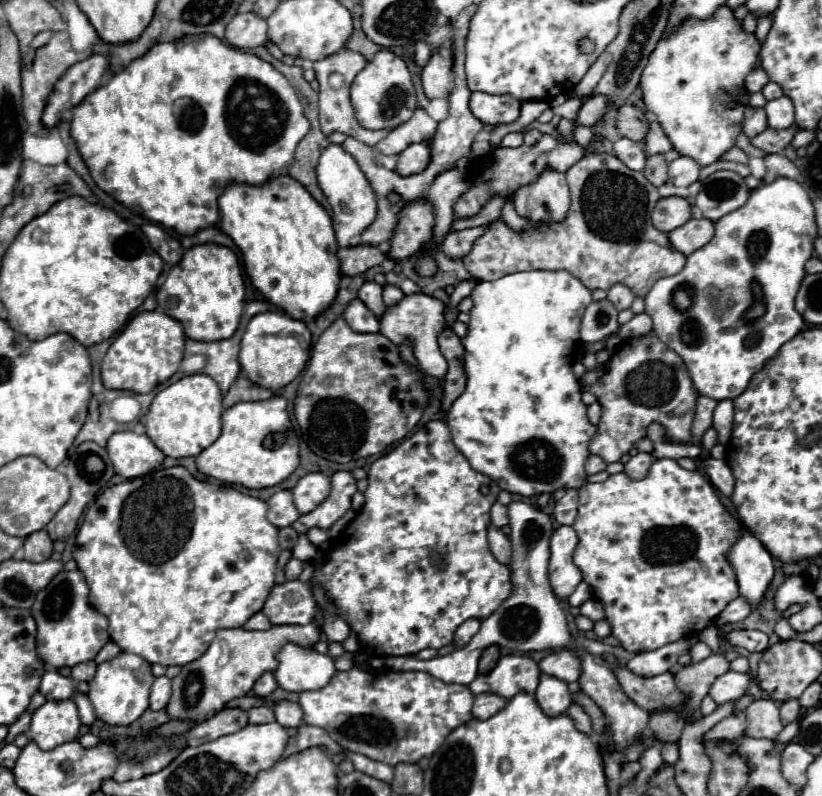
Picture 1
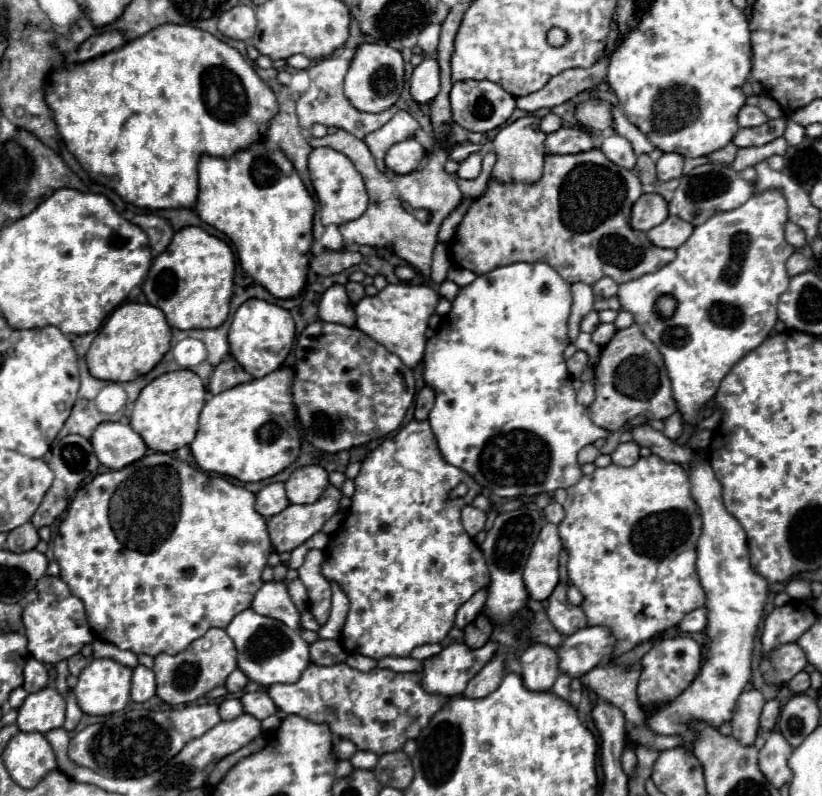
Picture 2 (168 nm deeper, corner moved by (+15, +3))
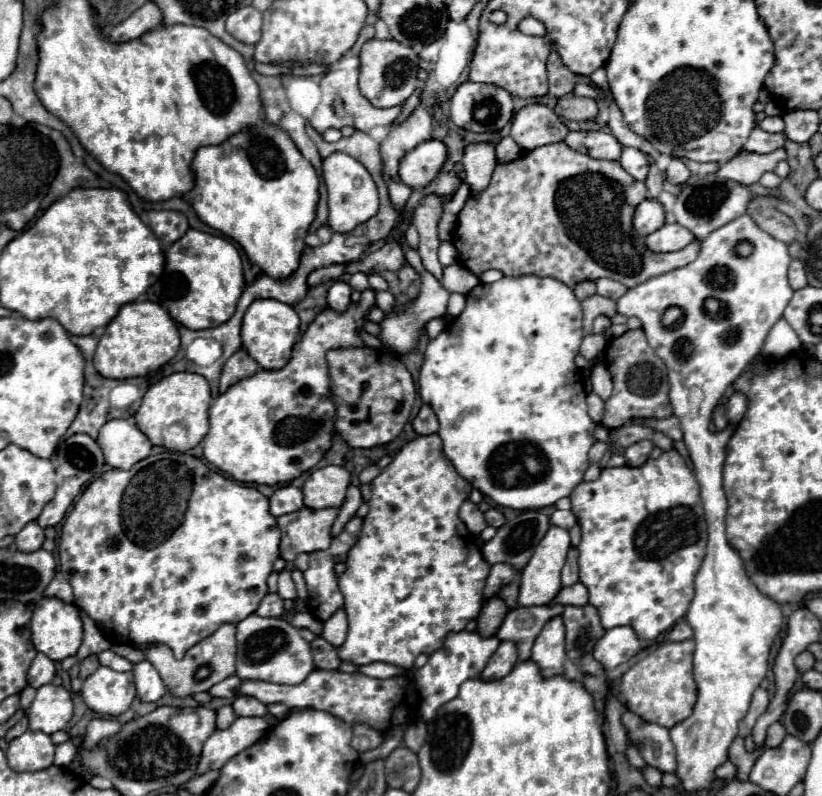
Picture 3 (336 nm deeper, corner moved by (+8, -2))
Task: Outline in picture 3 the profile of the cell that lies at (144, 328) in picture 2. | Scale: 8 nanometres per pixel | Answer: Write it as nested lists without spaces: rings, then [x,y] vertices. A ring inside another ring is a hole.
[[[151,301],[127,303],[121,307],[119,315],[107,325],[97,349],[95,349],[95,369],[107,379],[131,379],[145,377],[157,371],[167,361],[171,361],[179,351],[179,329],[177,323],[167,315],[167,311]]]

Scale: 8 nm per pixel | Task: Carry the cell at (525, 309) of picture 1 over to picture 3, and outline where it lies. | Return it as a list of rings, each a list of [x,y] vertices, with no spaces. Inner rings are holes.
[[[519,275],[519,277],[503,277],[495,283],[481,283],[467,295],[467,307],[463,313],[453,319],[437,339],[429,341],[421,375],[419,375],[419,395],[425,403],[433,407],[439,417],[439,437],[443,439],[443,453],[453,463],[457,473],[467,479],[475,489],[491,497],[497,505],[509,509],[543,509],[553,505],[557,499],[567,497],[581,481],[589,467],[587,451],[595,443],[593,431],[597,423],[587,413],[583,372],[579,372],[575,365],[575,355],[579,353],[579,345],[583,341],[581,335],[581,319],[583,307],[577,301],[573,289],[553,277],[537,277],[537,275]]]

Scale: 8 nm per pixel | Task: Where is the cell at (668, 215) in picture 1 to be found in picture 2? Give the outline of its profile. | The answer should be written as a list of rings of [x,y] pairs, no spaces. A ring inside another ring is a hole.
[[[642,194],[634,206],[630,216],[630,226],[634,230],[650,230],[668,218],[668,202],[660,194]]]

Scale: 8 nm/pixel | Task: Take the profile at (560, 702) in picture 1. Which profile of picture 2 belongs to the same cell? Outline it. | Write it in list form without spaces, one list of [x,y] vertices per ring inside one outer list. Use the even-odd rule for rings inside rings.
[[[532,644],[520,654],[522,678],[528,690],[550,690],[560,676],[556,650],[548,644]]]

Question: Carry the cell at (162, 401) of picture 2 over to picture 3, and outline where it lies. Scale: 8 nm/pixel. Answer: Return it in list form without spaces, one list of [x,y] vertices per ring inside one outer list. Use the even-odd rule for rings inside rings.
[[[173,373],[147,389],[141,407],[135,413],[135,425],[149,437],[153,445],[185,453],[195,445],[199,445],[199,441],[209,431],[207,419],[209,403],[211,403],[211,389],[205,377],[197,373]]]

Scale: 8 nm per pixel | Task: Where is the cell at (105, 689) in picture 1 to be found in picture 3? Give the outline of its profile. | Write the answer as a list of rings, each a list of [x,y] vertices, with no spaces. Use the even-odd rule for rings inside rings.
[[[99,667],[83,681],[81,699],[99,715],[121,715],[135,699],[133,673],[119,673],[109,667]]]

